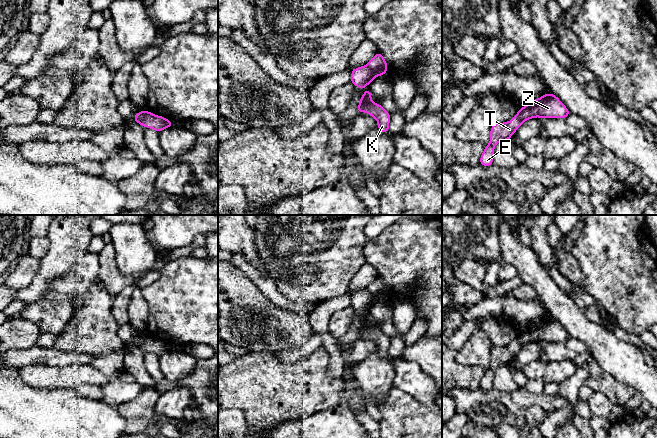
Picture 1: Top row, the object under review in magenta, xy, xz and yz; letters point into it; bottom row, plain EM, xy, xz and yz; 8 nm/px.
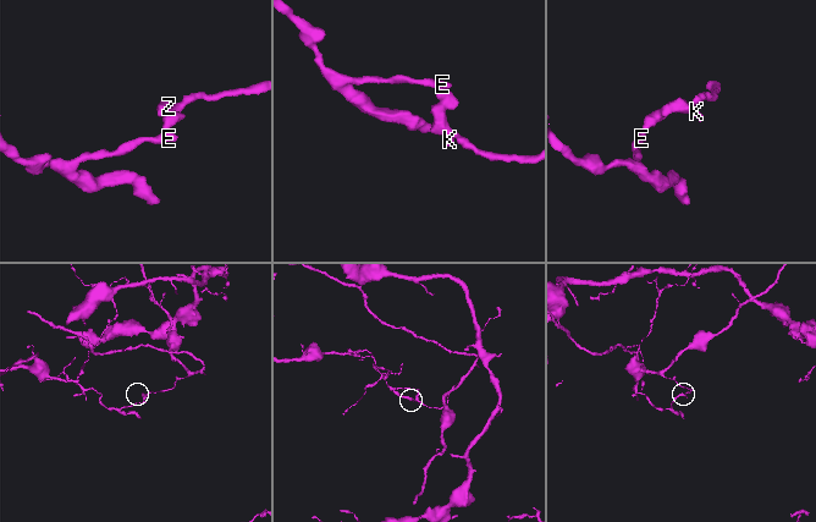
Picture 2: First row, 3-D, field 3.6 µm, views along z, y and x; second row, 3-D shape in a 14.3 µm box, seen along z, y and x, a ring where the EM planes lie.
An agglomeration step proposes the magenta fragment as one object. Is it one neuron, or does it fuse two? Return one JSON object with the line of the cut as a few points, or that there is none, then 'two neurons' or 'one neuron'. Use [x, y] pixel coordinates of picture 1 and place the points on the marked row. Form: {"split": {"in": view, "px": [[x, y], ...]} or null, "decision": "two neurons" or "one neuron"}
{"split": {"in": "xz", "px": [[365, 65], [377, 75]]}, "decision": "two neurons"}

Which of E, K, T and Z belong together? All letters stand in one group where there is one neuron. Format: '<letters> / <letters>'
E T / K Z

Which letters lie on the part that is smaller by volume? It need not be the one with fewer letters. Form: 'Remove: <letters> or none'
Remove: K, Z

